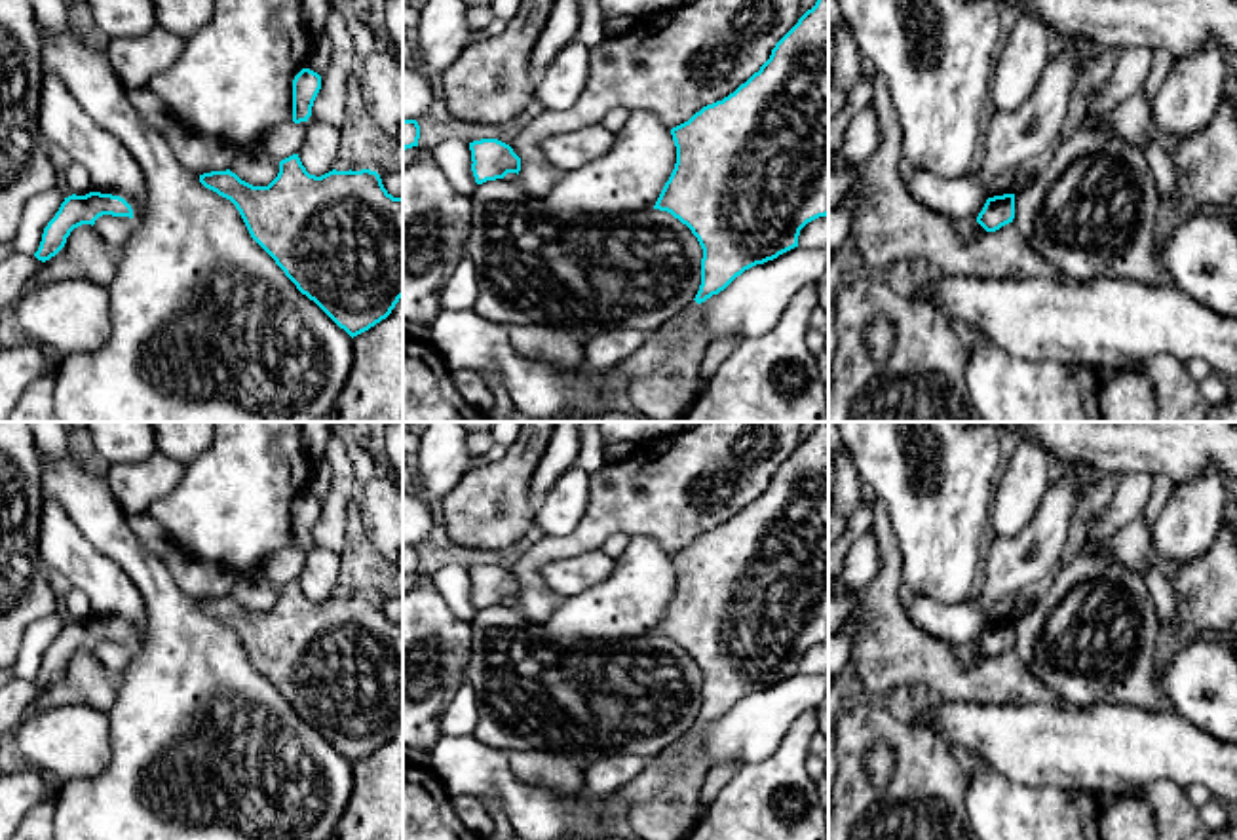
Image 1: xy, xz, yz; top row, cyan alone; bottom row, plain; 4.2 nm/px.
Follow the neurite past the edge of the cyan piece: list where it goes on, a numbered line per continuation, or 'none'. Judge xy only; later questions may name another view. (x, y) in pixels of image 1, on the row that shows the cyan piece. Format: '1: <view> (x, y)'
none

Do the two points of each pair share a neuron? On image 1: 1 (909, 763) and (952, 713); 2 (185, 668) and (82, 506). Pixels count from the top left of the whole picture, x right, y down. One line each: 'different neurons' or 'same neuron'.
1: different neurons
2: same neuron

